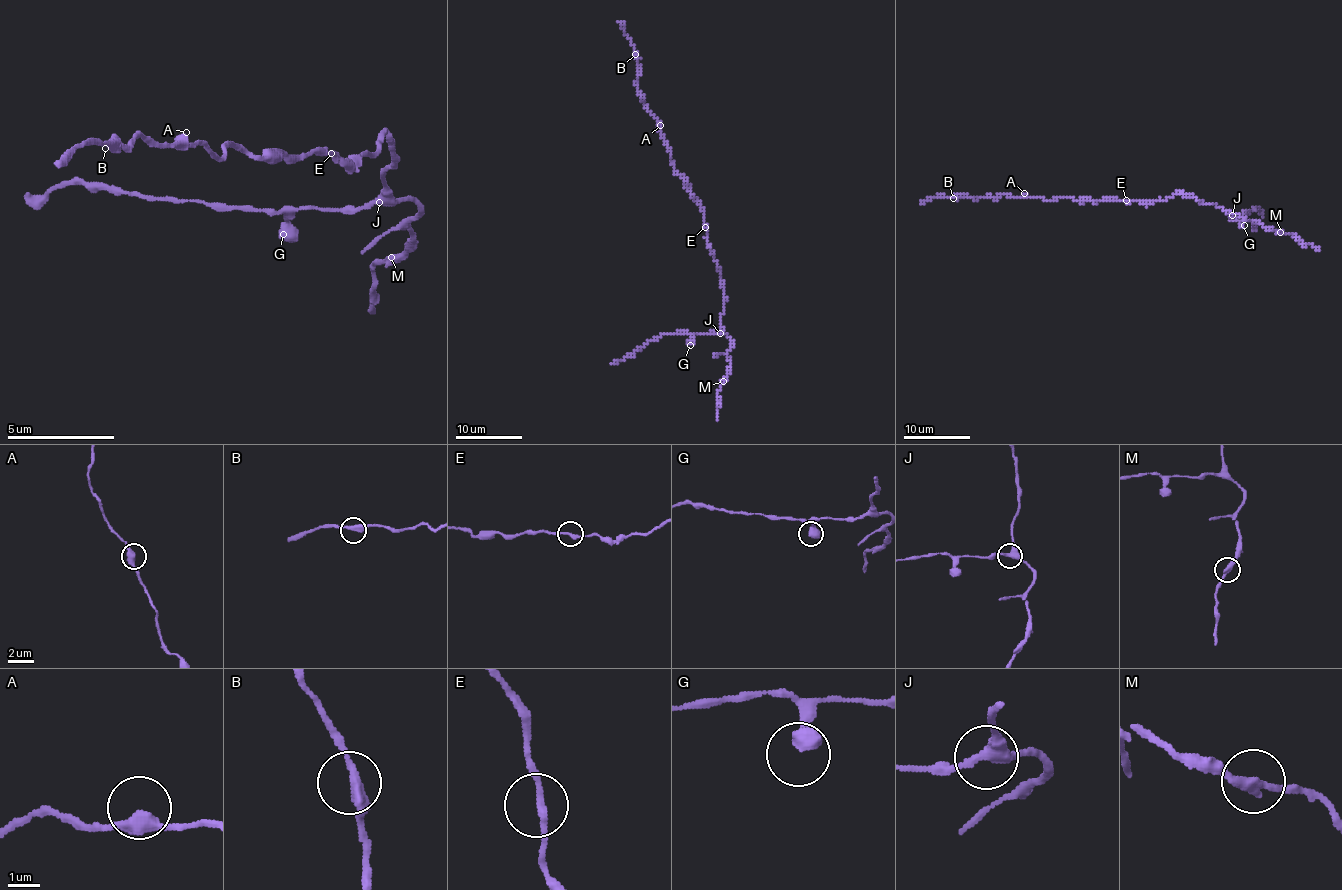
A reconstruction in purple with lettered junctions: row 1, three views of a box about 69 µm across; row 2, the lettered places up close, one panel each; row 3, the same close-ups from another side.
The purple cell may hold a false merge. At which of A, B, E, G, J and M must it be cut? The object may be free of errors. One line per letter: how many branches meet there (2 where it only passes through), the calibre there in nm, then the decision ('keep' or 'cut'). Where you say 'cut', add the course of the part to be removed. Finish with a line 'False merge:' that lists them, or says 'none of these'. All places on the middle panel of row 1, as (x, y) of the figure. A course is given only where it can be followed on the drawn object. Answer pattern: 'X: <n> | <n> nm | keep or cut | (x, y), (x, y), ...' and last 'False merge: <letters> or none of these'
A: 2 | 420 nm | keep
B: 2 | 320 nm | keep
E: 2 | 240 nm | keep
G: 1 | 600 nm | keep
J: 3 | 320 nm | keep
M: 2 | 320 nm | keep
False merge: none of these

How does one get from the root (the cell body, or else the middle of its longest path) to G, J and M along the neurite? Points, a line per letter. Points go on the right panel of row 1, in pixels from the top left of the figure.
G: (1126, 201), (1157, 201), (1177, 193), (1192, 195), (1204, 203), (1222, 206), (1244, 225)
J: (1126, 201), (1157, 201), (1182, 193), (1192, 195), (1204, 203), (1222, 206), (1232, 215)
M: (1126, 201), (1157, 201), (1177, 193), (1192, 195), (1204, 203), (1222, 206), (1280, 231)

